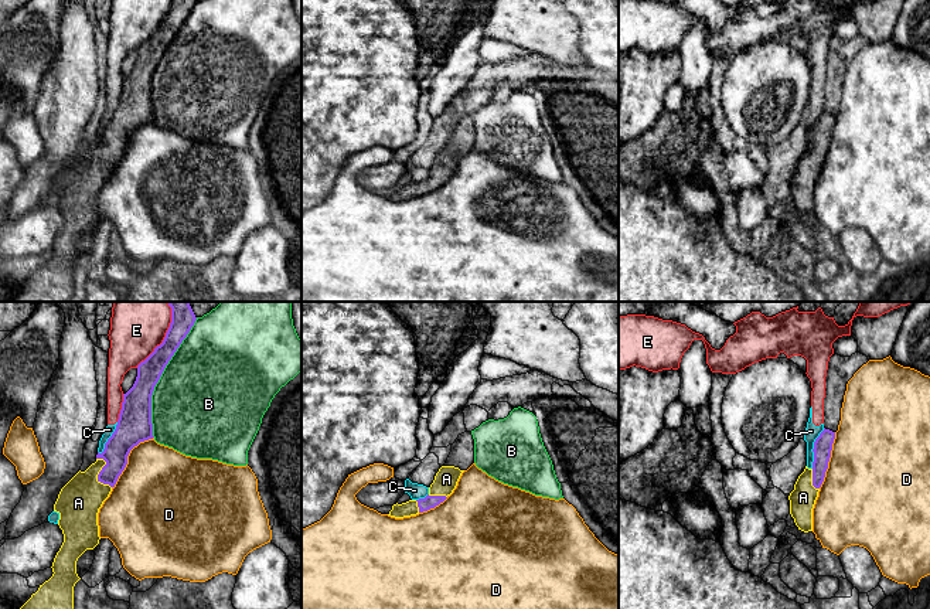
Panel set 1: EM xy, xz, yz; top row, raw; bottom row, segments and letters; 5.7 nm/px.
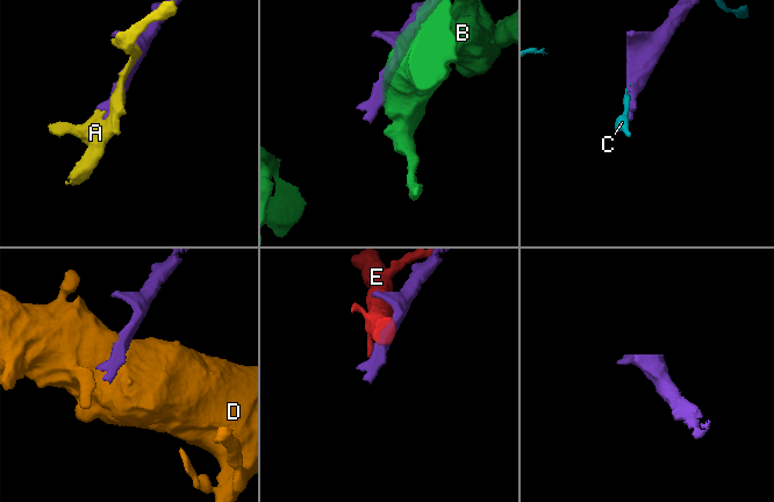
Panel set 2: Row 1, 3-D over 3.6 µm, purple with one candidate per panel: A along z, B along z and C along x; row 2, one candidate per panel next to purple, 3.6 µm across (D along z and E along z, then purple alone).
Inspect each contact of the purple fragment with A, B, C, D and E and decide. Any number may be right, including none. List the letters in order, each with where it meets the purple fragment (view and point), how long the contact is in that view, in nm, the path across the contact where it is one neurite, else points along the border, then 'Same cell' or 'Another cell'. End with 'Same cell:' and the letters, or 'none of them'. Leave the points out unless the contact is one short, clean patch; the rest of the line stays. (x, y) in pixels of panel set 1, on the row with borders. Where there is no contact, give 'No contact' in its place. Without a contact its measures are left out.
A: Touches purple at xy (99, 473). Shared border 190 nm. Same cell
B: Touches purple at xy (160, 376). Shared border 700 nm. Another cell
C: Touches purple at yz (814, 448). Shared border 240 nm. Another cell
D: Touches purple at xy (126, 458). Shared border 380 nm. Another cell
E: Touches purple at xy (166, 334). Shared border 420 nm. Another cell
Same cell: A

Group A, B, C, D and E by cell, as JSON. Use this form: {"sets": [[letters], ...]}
{"sets": [["A"], ["B"], ["C", "E"], ["D"]]}

